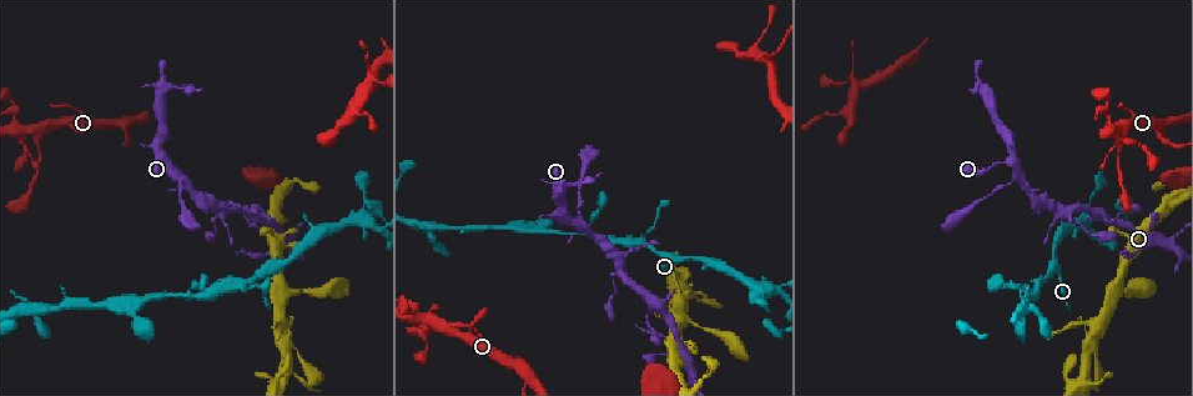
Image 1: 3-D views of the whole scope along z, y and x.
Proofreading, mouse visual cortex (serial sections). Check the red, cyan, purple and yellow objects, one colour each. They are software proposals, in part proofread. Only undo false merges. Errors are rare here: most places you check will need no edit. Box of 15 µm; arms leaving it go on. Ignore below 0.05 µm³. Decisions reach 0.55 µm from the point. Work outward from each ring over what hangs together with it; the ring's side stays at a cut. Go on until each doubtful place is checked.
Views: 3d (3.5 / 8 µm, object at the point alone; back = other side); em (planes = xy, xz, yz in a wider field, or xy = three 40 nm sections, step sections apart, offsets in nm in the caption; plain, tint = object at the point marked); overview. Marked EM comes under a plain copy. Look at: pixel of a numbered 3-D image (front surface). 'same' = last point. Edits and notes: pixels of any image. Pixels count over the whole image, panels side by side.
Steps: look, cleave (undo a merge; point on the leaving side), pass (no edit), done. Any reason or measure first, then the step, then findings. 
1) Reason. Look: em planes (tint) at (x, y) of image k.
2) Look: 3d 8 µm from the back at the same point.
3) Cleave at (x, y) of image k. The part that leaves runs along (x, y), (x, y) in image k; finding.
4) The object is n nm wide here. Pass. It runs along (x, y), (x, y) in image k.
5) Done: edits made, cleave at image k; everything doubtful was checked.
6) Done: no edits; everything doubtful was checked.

Look: 3d 3.5 µm at (1106, 110) of image 1.

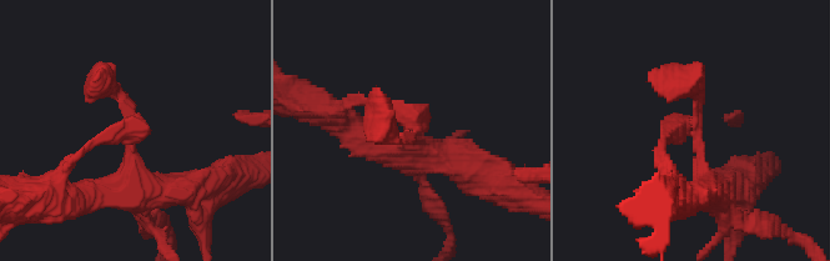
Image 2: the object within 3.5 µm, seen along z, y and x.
3 arms meet here; the arms are 100, 300, 400 nm wide. Look: em xy step 5 (tint) at (411, 136) of image 2.

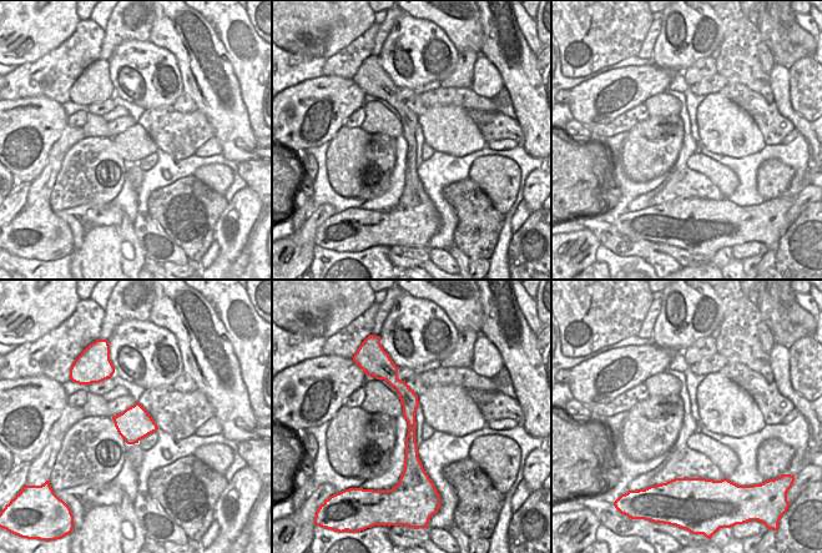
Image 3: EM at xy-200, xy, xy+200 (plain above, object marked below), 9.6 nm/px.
The object is 170 nm wide here. Pass. It runs along (161, 192), (131, 177), (131, 113), (100, 81) in image 2; continuous, no second cell.

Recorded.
Narrows sharply. Look: 3d 3.5 µm at (189, 293) of image 1.

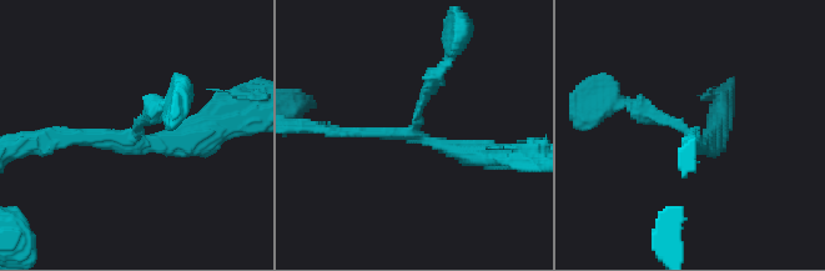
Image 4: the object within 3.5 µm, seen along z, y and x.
3 arms meet here; the arms are 150, 200, 300 nm wide; now the EM. Look: em planes (tint) at (406, 133) of image 4.

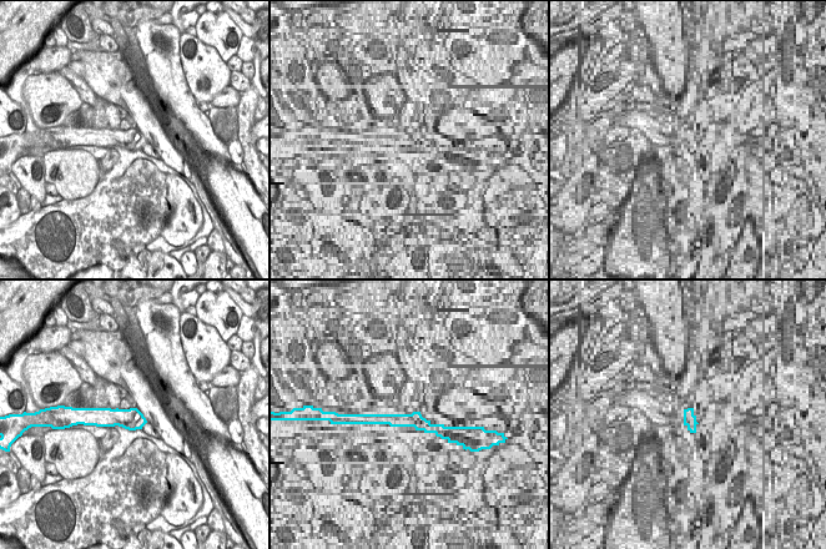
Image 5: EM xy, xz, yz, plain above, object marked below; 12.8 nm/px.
Pass. Continuous, no second cell.

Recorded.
Abrupt turn. Look: 3d 3.5 µm at (710, 299) of image 1.

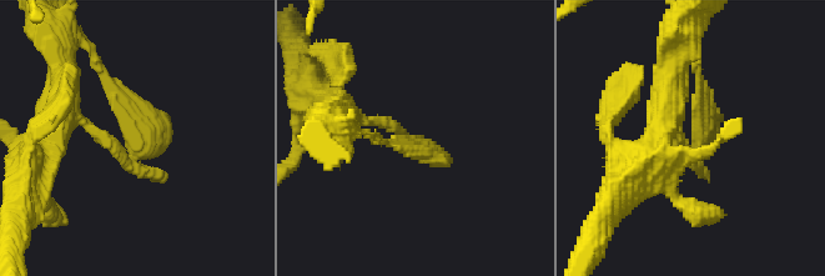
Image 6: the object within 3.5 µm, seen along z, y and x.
Look: em xy step 2 (tint) at (133, 142) of image 6.

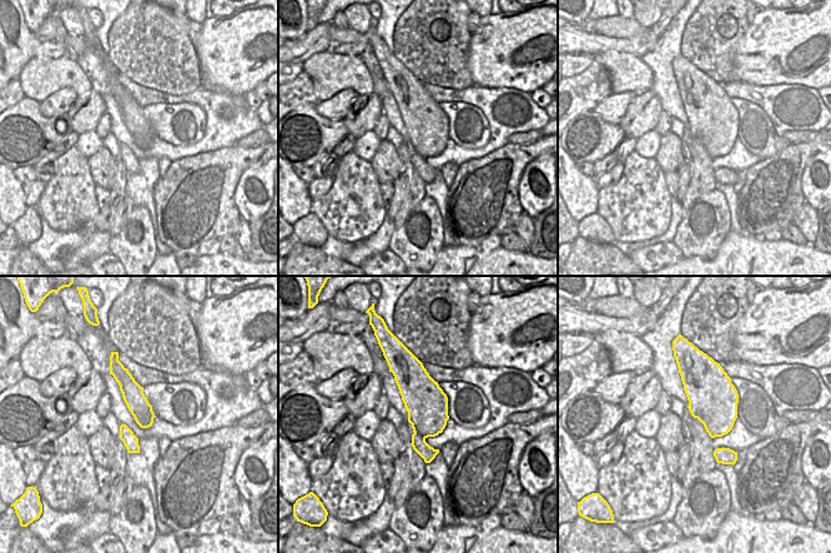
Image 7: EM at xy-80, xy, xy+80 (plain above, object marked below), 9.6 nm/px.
Pass. It runs along (357, 118), (392, 124), (407, 156) in image 6; one cell here.

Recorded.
Done: no edits; everything doubtful was checked.

